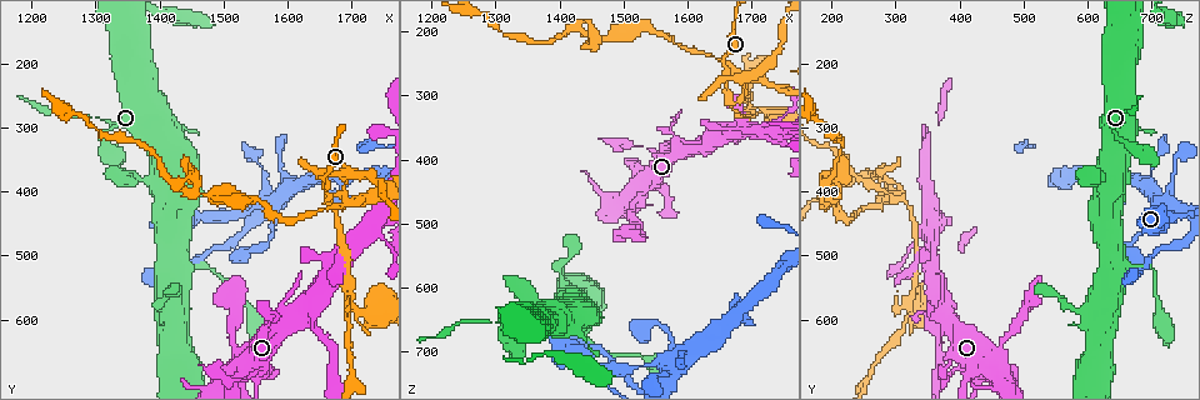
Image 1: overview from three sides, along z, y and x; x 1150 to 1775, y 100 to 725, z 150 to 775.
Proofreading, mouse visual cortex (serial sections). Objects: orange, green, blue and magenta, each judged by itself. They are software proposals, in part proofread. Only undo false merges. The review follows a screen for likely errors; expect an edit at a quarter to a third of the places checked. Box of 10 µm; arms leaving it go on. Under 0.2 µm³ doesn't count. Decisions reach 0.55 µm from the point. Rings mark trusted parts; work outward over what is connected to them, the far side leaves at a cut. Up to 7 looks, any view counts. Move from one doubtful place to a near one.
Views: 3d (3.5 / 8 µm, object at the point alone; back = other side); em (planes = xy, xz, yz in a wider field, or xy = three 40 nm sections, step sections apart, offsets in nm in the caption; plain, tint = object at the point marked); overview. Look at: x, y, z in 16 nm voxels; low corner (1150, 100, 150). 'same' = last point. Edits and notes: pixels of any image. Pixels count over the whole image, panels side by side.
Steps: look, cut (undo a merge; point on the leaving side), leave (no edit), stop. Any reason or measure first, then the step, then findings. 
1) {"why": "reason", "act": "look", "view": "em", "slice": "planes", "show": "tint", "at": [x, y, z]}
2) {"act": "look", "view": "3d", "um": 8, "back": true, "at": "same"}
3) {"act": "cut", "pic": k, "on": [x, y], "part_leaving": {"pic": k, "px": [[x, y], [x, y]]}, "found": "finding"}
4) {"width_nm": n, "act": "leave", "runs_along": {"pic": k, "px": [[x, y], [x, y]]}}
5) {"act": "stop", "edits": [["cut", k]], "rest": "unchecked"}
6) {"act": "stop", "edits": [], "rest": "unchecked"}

{"why": "three arms meet", "act": "look", "view": "em", "slice": "xy", "step": 3, "show": "tint", "at": [1565, 415, 720]}

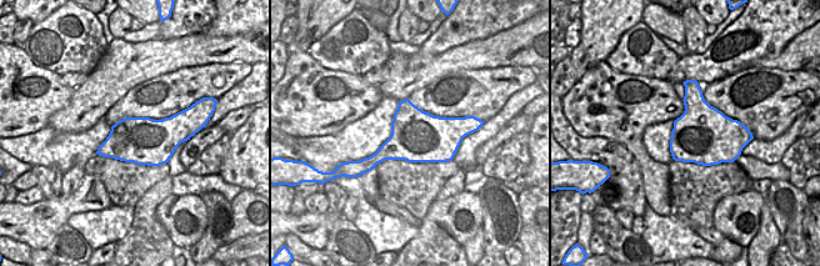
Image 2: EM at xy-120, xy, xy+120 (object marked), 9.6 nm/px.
{"act": "look", "view": "3d", "um": 3.5, "at": "same"}

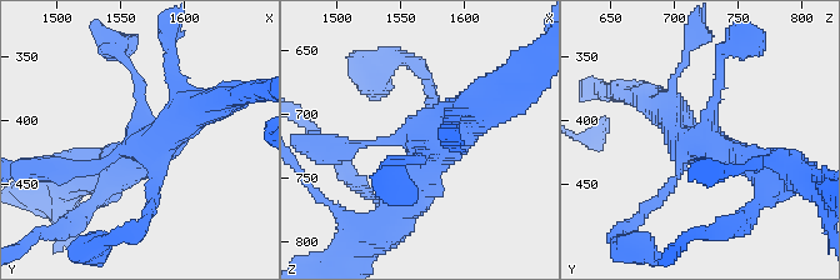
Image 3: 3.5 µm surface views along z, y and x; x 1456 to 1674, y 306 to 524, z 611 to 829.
{"act": "leave", "runs_along": {"pic": 3, "px": [[60, 169], [201, 106]]}, "found": "one cell here"}

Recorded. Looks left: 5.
{"why": "arms part here", "act": "look", "view": "3d", "um": 3.5, "at": [1665, 410, 310]}

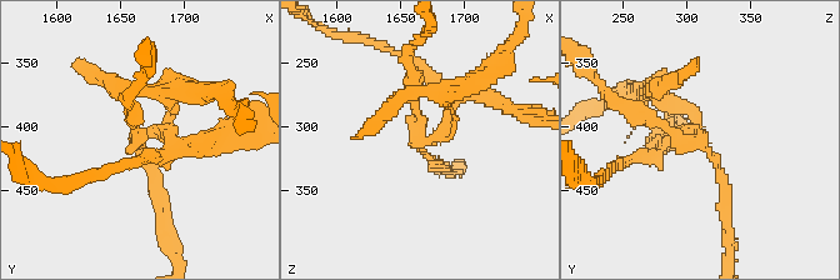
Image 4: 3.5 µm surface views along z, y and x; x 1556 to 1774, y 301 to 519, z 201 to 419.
{"arms": 3, "arm_widths_nm": [150, 150, 200], "why": "need the tissue", "act": "look", "view": "em", "slice": "xy", "step": 1, "show": "tint", "at": [1664, 410, 308]}

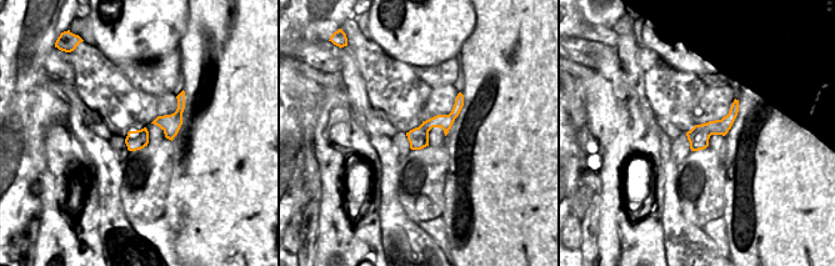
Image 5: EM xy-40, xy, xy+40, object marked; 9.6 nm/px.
{"act": "cut", "pic": 4, "on": [659, 151], "part_leaving": {"pic": 4, "px": [[154, 129], [170, 148], [120, 168]]}, "found": "two cells meet here"}

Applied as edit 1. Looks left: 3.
{"act": "stop", "edits": [["cut", 4]], "rest": "unchecked"}

